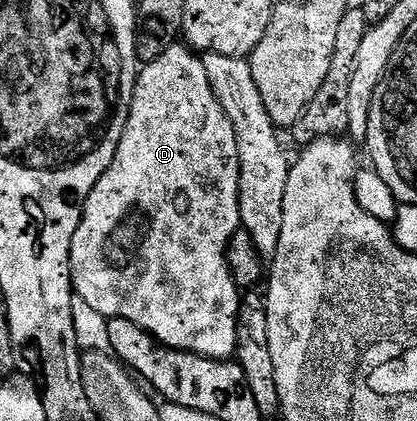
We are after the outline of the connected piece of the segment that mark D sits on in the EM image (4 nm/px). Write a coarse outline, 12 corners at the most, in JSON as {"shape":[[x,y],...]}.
{"shape":[[204,60],[143,64],[75,298],[231,360],[240,154]]}

